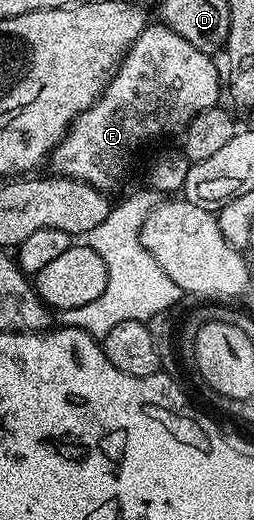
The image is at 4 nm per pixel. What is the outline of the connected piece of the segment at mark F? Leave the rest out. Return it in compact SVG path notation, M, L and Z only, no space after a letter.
M156 26L143 28L141 35L129 46L128 53L121 58L104 93L86 111L79 113L65 136L59 140L51 156L52 170L56 174L66 175L68 179L82 179L95 189L113 193L129 171L129 158L144 143L161 139L164 135L176 136L184 132L185 126L196 115L203 113L203 109L218 106L220 99L217 98L223 95L223 79L217 76L217 67L209 60L212 58L206 52L195 49L191 41L183 41L183 37L179 37L170 27Z

